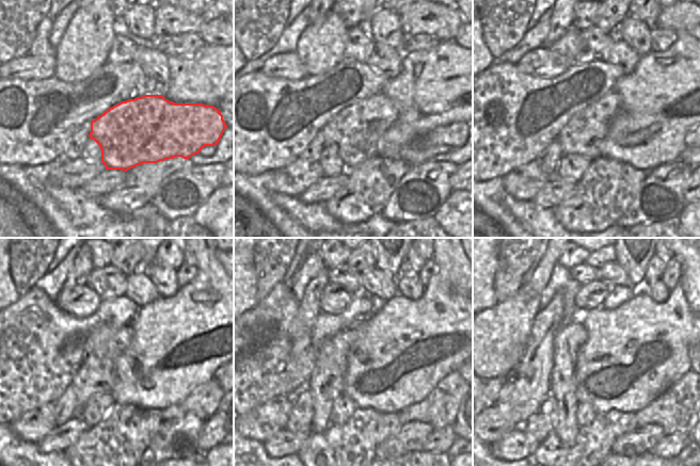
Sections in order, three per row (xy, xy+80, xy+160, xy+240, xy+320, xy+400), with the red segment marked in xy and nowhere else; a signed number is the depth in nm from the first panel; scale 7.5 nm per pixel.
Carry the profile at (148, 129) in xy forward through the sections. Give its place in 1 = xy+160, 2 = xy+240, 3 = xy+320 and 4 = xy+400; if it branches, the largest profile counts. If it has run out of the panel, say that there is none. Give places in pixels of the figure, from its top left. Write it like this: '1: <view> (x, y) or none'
1: xy+160 (584, 132)
2: xy+240 (96, 375)
3: xy+320 (325, 384)
4: xy+400 (568, 340)

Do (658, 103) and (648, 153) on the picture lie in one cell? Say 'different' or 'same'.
same

